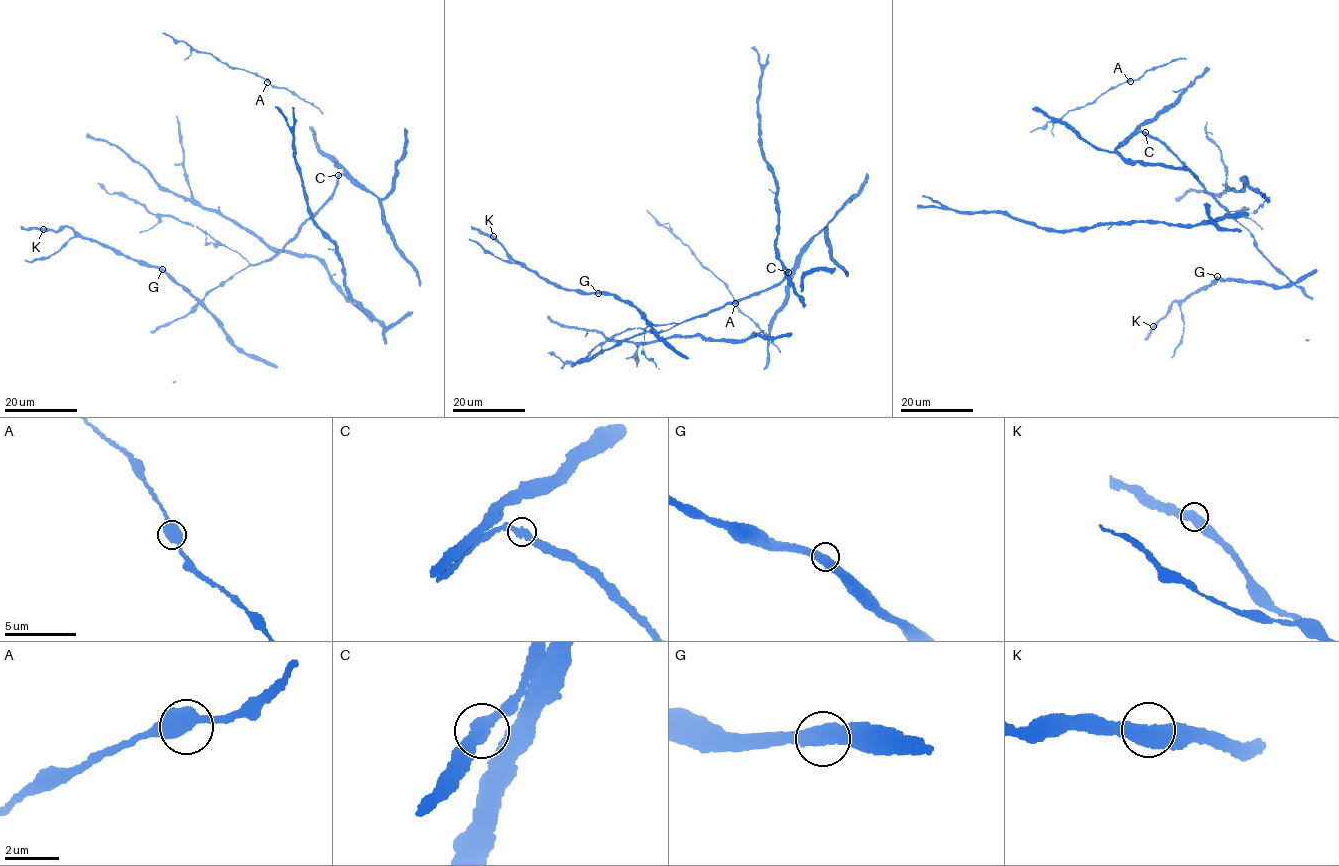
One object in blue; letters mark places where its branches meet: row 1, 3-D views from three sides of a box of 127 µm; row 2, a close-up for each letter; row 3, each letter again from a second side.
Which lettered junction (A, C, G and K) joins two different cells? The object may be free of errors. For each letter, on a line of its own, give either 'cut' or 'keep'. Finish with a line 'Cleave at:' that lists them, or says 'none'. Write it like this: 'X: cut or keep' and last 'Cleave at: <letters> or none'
A: keep
C: keep
G: keep
K: keep
Cleave at: none

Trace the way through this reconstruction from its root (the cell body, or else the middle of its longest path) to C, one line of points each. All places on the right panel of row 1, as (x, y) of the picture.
C: (1116, 150), (1118, 142), (1127, 137), (1145, 132)

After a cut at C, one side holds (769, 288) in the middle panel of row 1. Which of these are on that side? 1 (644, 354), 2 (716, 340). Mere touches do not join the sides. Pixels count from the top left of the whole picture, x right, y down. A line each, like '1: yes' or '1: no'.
1: yes
2: no

